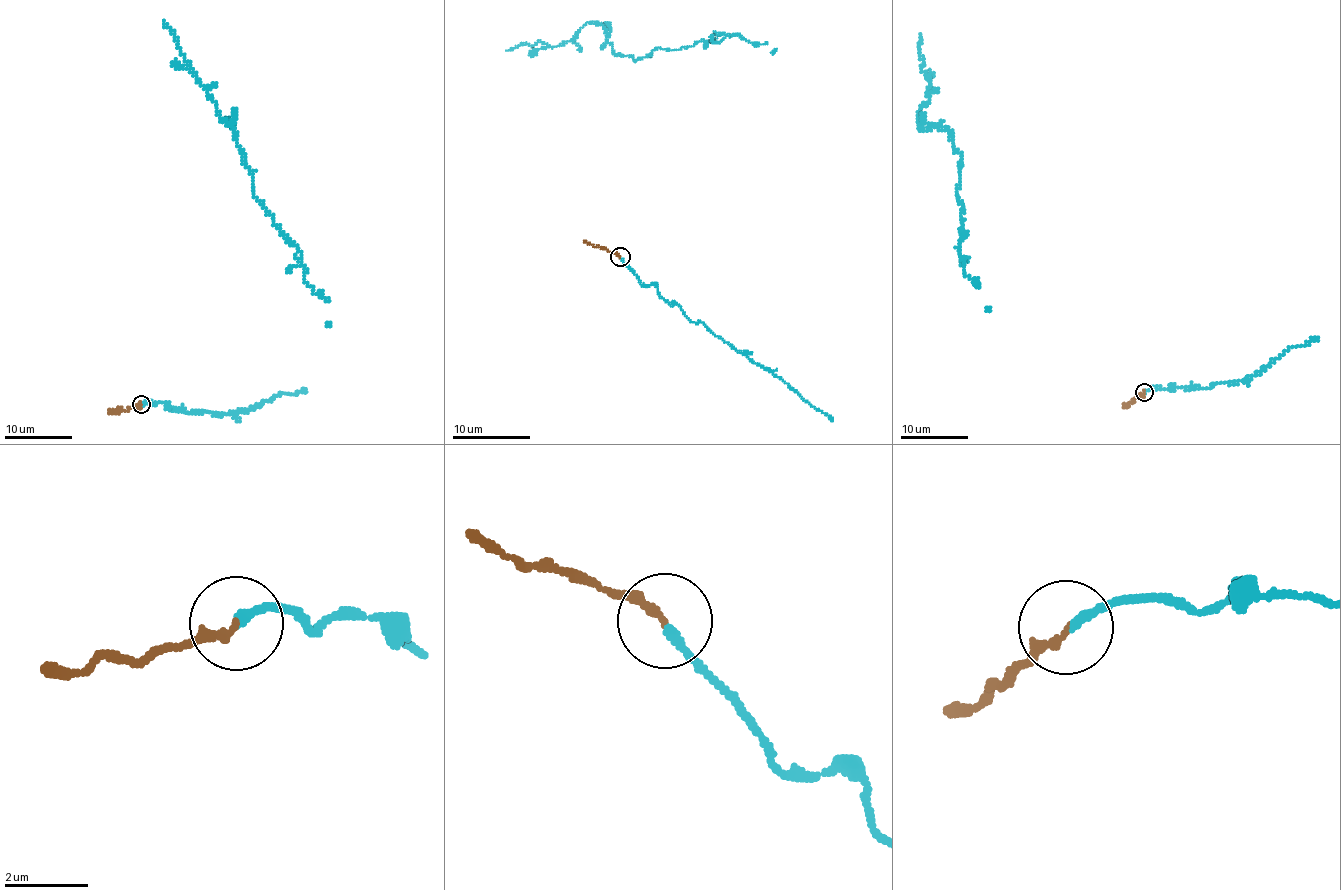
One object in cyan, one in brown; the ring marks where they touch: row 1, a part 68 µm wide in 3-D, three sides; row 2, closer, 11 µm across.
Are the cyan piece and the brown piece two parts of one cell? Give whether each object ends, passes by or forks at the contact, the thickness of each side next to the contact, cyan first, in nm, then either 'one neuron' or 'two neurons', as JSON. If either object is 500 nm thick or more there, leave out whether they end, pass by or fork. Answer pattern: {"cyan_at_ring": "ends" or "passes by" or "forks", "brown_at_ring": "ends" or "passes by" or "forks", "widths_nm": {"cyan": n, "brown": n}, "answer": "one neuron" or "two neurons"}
{"cyan_at_ring": "ends", "brown_at_ring": "ends", "widths_nm": {"cyan": 200, "brown": 200}, "answer": "one neuron"}

